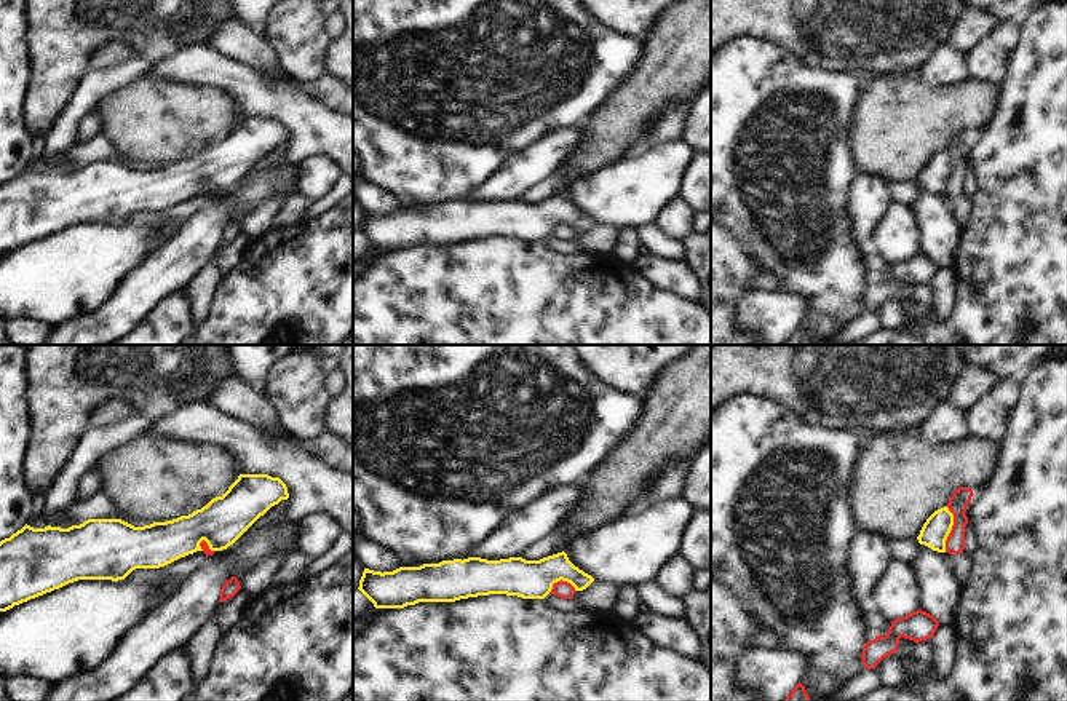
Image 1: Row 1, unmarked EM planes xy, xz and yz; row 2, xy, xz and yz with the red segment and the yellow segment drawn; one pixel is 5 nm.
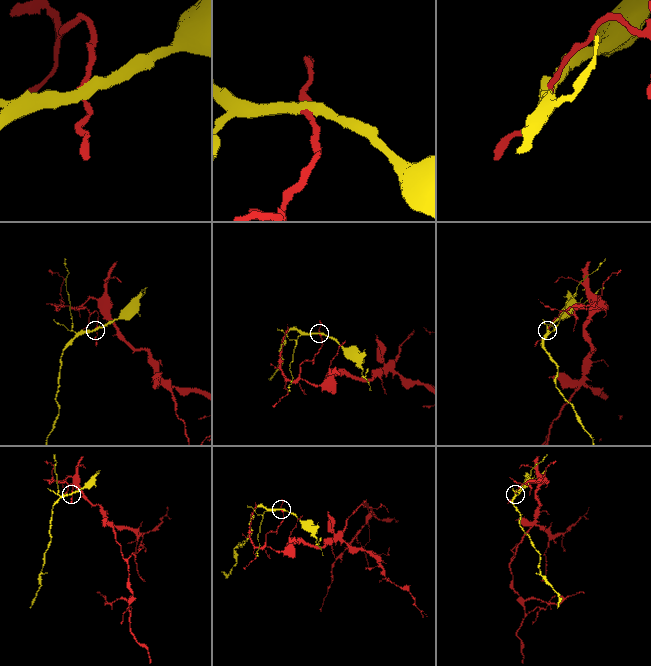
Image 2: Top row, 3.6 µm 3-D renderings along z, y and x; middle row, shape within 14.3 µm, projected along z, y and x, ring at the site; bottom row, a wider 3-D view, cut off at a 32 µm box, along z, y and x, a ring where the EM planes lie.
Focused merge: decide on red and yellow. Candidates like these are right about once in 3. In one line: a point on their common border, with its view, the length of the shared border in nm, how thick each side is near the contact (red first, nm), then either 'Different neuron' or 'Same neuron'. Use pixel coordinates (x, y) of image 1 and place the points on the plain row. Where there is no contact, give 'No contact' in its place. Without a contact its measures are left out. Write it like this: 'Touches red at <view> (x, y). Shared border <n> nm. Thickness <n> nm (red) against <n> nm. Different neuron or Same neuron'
Touches red at yz (952, 171). Shared border 240 nm. Thickness 100 nm (red) against 140 nm. Different neuron

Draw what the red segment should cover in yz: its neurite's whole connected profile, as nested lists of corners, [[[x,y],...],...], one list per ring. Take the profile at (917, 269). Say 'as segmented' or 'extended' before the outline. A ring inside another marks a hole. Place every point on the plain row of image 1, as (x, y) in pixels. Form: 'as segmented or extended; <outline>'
as segmented; [[[920,251],[902,260],[896,260],[891,263],[891,268],[885,279],[875,278],[874,283],[869,283],[864,287],[861,297],[864,310],[875,311],[883,300],[896,295],[901,279],[918,286],[922,283],[931,281],[938,268],[939,263]]]

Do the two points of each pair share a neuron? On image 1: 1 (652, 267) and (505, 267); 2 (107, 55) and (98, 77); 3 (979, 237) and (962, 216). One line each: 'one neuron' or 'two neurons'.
1: two neurons
2: two neurons
3: two neurons

